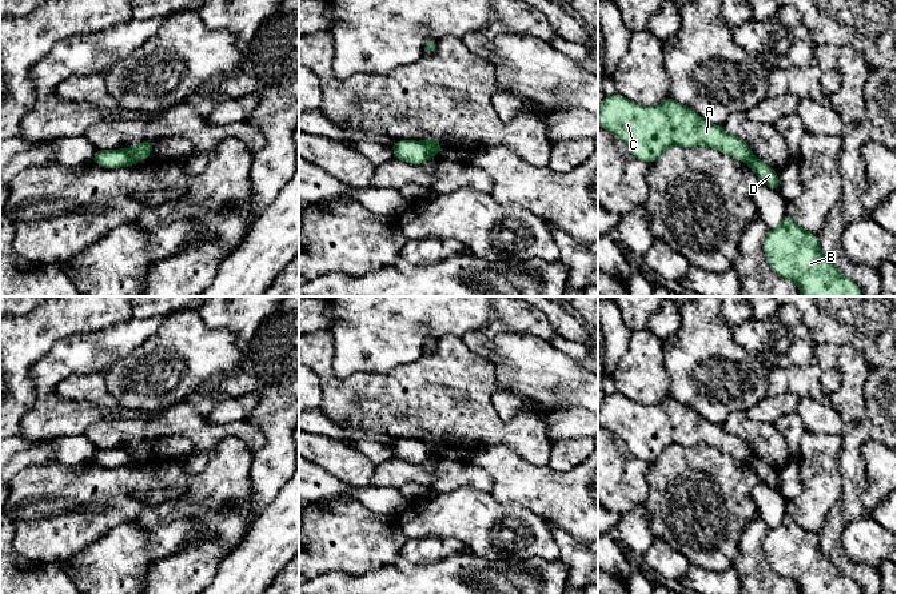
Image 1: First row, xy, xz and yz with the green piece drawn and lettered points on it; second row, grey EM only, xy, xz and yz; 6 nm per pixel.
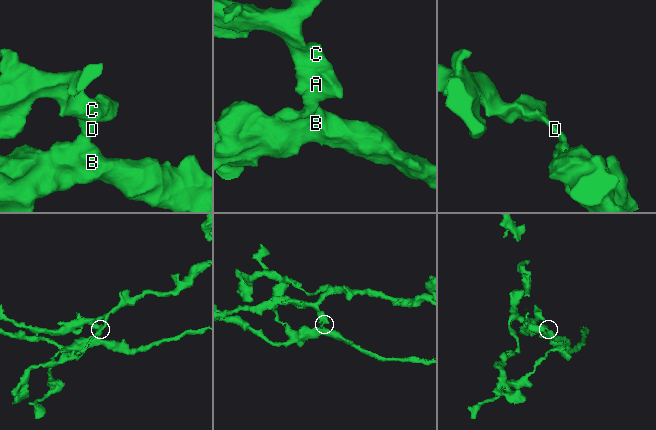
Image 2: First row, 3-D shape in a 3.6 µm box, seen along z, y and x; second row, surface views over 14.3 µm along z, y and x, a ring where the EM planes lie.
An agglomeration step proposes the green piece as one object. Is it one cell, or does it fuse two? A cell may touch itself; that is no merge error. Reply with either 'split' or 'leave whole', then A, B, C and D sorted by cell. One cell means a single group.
split; A C / B D

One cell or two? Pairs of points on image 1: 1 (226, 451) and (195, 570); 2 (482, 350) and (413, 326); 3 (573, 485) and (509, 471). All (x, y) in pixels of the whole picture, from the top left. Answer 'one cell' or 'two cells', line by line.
1: two cells
2: two cells
3: one cell

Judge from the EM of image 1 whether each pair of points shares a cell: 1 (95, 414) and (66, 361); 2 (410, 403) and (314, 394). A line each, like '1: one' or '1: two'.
1: two
2: two

